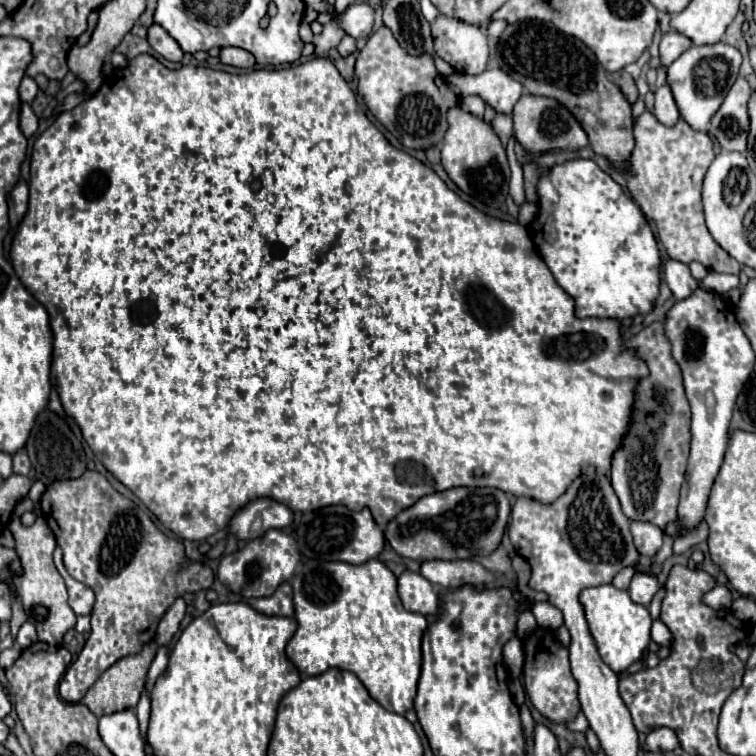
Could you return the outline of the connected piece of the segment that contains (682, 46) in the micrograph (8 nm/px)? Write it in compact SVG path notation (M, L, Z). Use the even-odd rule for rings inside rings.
M668 30L660 42L660 62L664 66L670 66L690 46L692 46L692 40L688 36L684 36L676 30Z

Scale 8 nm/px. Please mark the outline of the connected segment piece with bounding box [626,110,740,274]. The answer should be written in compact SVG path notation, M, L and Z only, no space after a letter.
M644 110L634 120L634 140L636 146L628 158L626 184L646 218L656 224L660 244L668 256L684 264L700 262L720 274L738 274L740 264L714 242L704 224L702 180L716 158L708 132L692 130L684 118L680 118L676 126L664 126L652 112Z

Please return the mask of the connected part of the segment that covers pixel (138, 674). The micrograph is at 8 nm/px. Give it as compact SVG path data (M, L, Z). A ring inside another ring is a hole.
M148 642L142 646L140 652L136 654L130 654L130 656L124 656L120 658L114 666L110 666L98 680L96 684L86 692L86 696L82 698L82 704L86 704L90 708L92 714L96 714L98 718L104 716L104 714L114 714L114 712L120 712L120 710L126 710L126 708L136 708L138 704L138 698L144 690L144 684L146 684L146 674L148 674L148 668L156 656L156 650L158 650L158 644L156 642Z

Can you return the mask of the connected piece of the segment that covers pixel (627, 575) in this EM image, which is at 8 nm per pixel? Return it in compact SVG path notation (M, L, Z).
M626 566L624 570L620 570L616 576L614 576L614 580L612 580L612 584L616 586L616 588L620 588L620 590L626 590L628 588L628 584L630 584L630 580L632 580L632 576L634 576L634 568L632 566Z

